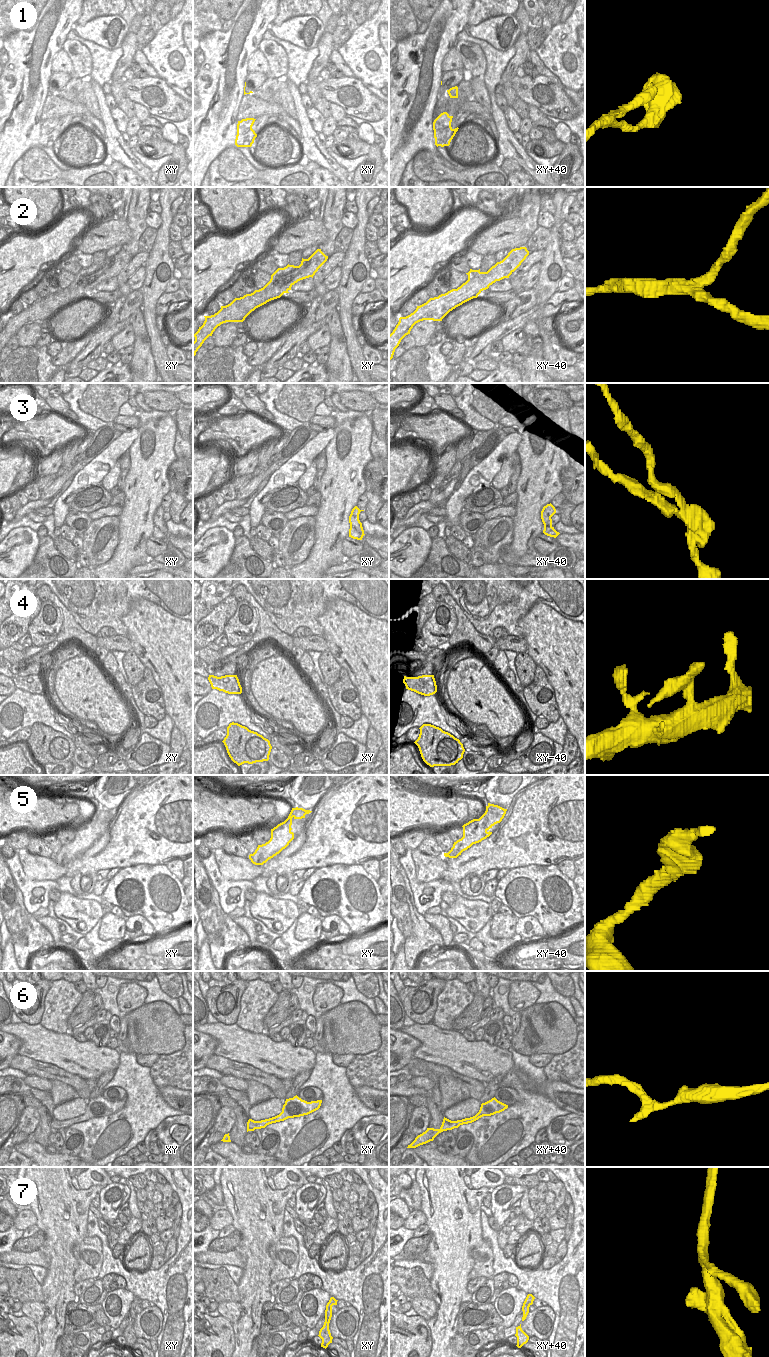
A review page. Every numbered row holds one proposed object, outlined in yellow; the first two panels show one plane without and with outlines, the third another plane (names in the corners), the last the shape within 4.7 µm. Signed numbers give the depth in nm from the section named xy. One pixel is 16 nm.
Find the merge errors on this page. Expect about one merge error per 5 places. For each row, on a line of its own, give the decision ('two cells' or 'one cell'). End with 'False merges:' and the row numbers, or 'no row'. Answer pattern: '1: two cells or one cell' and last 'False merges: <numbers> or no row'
1: one cell
2: two cells
3: one cell
4: one cell
5: one cell
6: one cell
7: one cell
False merges: 2

